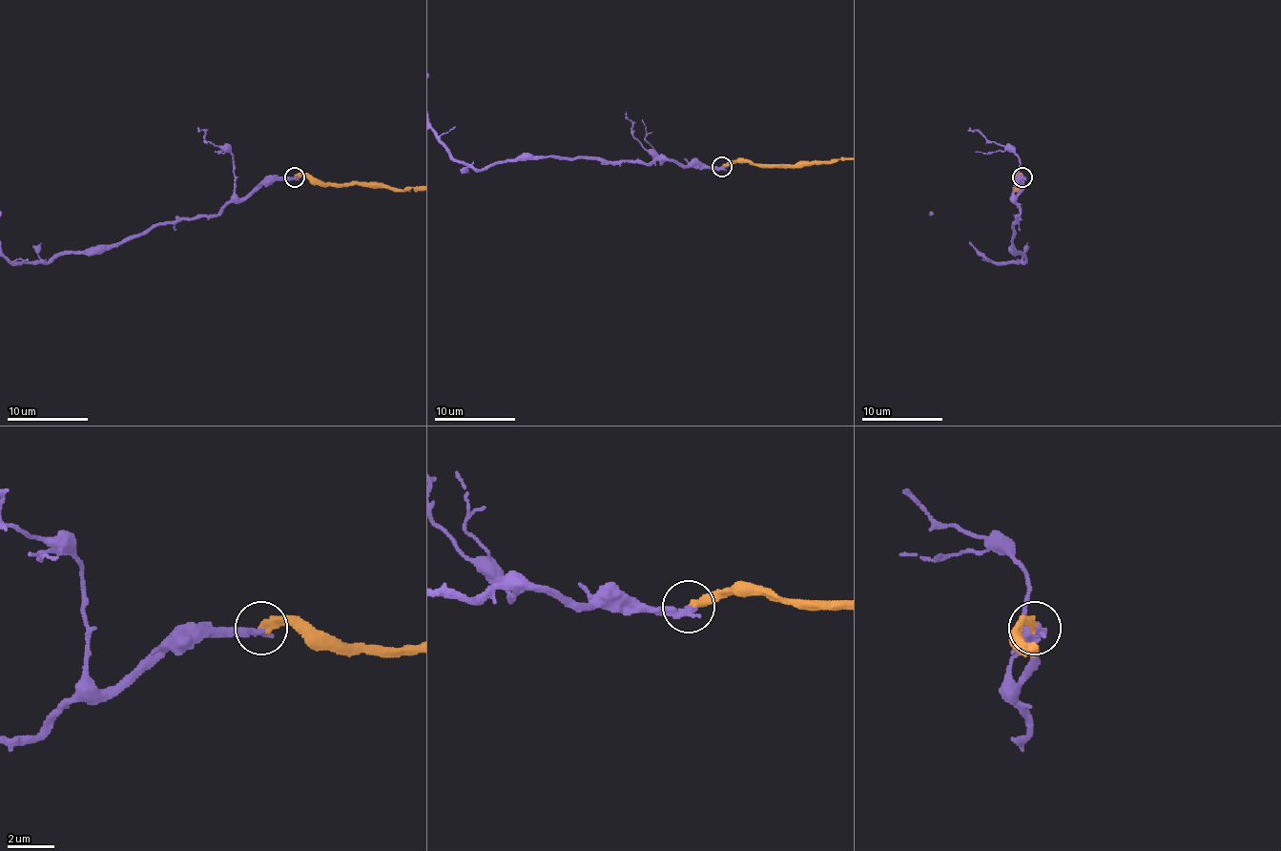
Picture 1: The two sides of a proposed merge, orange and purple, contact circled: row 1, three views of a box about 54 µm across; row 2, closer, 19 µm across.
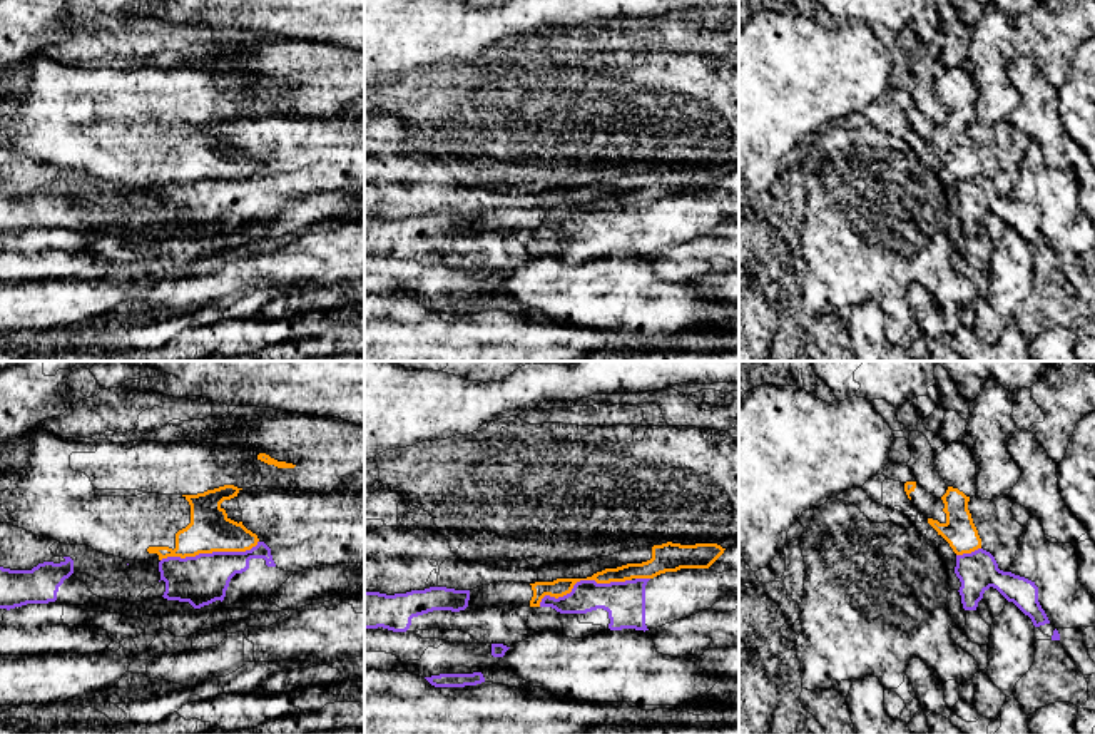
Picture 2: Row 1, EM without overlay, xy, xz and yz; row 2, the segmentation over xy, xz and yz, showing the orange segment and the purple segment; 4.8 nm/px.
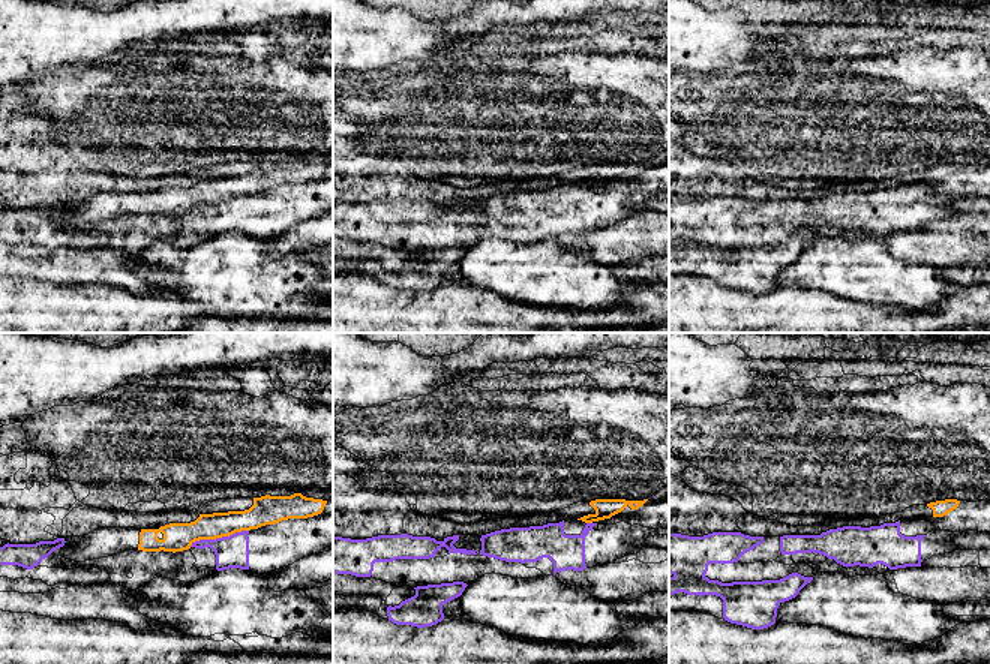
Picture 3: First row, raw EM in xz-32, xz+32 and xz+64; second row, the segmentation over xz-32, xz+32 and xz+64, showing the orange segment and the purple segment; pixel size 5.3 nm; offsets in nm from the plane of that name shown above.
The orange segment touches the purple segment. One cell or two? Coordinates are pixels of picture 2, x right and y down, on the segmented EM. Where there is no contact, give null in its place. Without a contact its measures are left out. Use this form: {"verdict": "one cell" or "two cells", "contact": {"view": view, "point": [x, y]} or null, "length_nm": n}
{"verdict": "two cells", "contact": {"view": "xz", "point": [582, 579]}, "length_nm": 460}

